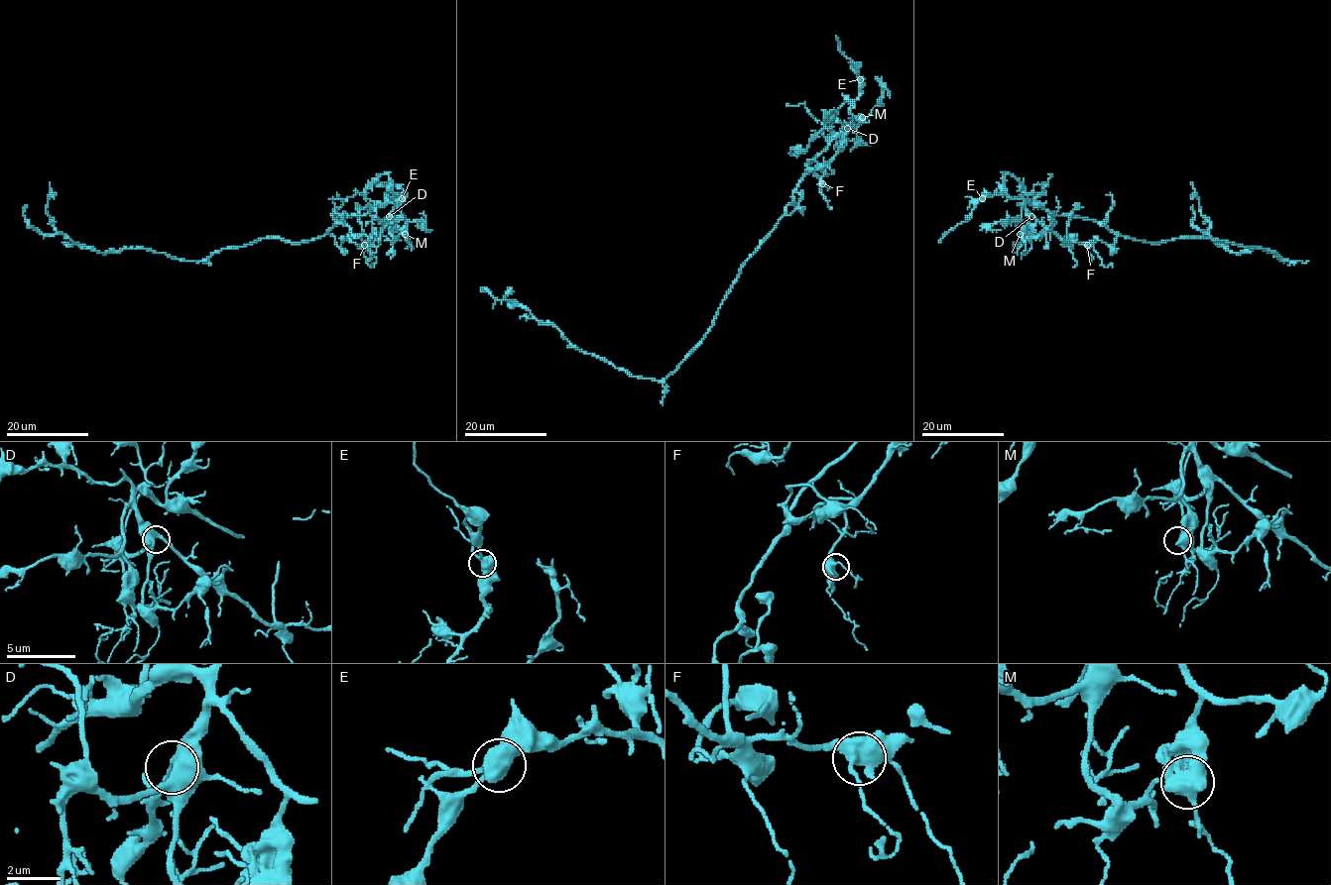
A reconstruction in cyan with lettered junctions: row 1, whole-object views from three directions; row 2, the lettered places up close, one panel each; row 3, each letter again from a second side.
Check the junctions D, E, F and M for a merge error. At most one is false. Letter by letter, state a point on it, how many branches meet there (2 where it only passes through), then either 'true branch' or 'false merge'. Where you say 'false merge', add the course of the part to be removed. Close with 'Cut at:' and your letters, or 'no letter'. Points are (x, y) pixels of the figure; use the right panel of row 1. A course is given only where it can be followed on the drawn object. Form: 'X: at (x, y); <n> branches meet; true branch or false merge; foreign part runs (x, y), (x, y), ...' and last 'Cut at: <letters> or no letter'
D: at (1031, 216); 3 branches meet; true branch
E: at (982, 198); 3 branches meet; false merge; foreign part runs (983, 198), (970, 216), (938, 243)
F: at (1087, 245); 3 branches meet; true branch
M: at (1020, 234); 3 branches meet; true branch
Cut at: E

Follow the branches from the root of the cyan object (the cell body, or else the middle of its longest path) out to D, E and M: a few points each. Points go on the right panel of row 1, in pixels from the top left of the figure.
D: (1195, 238), (1147, 243), (1124, 238), (1103, 223), (1070, 215), (1053, 215), (1026, 201), (1025, 210), (1031, 216)
E: (1195, 238), (1147, 243), (1124, 238), (1103, 223), (1053, 215), (1023, 198), (1004, 194), (983, 198)
M: (1195, 238), (1147, 243), (1124, 238), (1103, 223), (1053, 215), (1026, 201), (1021, 209), (1020, 234)

